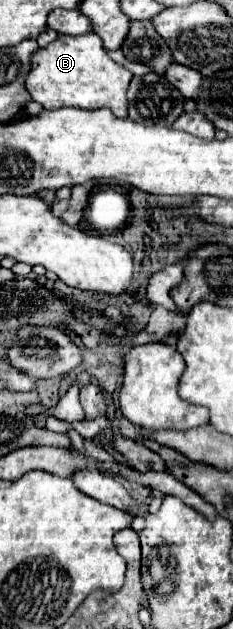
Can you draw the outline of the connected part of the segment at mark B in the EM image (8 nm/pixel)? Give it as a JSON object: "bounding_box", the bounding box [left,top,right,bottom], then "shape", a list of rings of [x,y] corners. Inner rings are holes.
{"bounding_box":[25,34,133,118],"shape":[[[85,34],[85,36],[59,36],[55,42],[51,42],[45,48],[39,48],[33,56],[31,72],[25,80],[25,88],[31,94],[35,102],[39,102],[45,110],[57,110],[65,106],[75,106],[81,110],[97,110],[97,108],[109,108],[115,116],[127,118],[129,104],[127,104],[127,86],[131,82],[133,74],[123,68],[121,64],[113,62],[105,50],[103,42],[97,34]]]}

